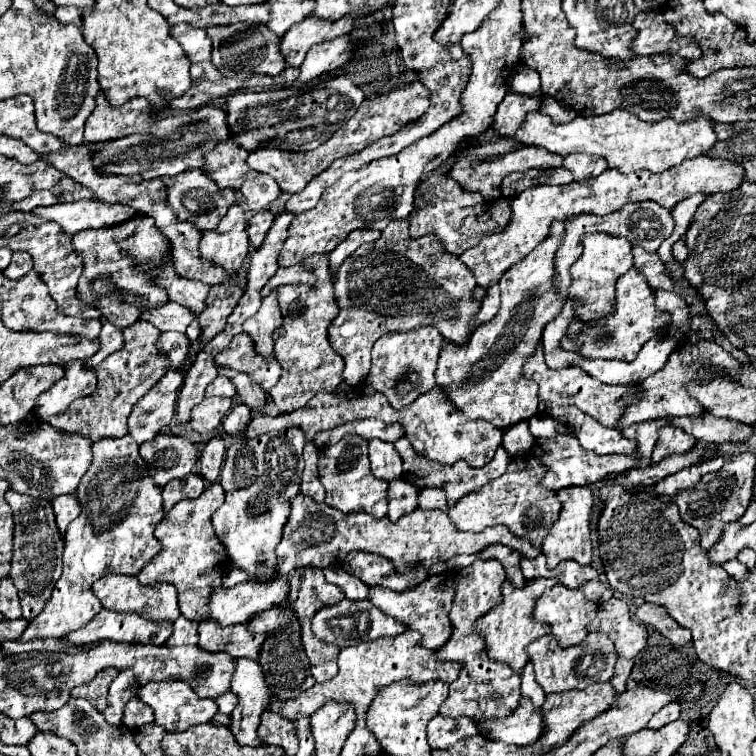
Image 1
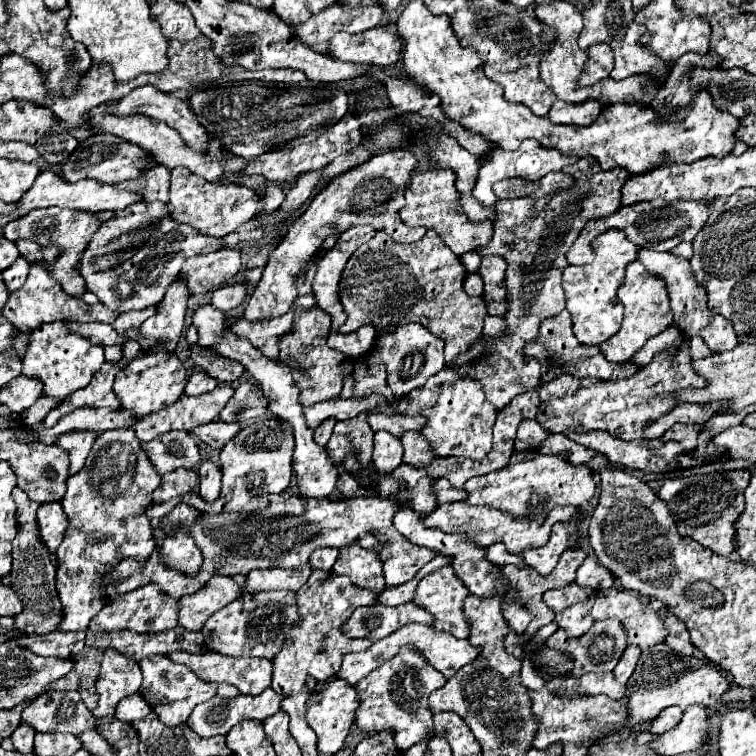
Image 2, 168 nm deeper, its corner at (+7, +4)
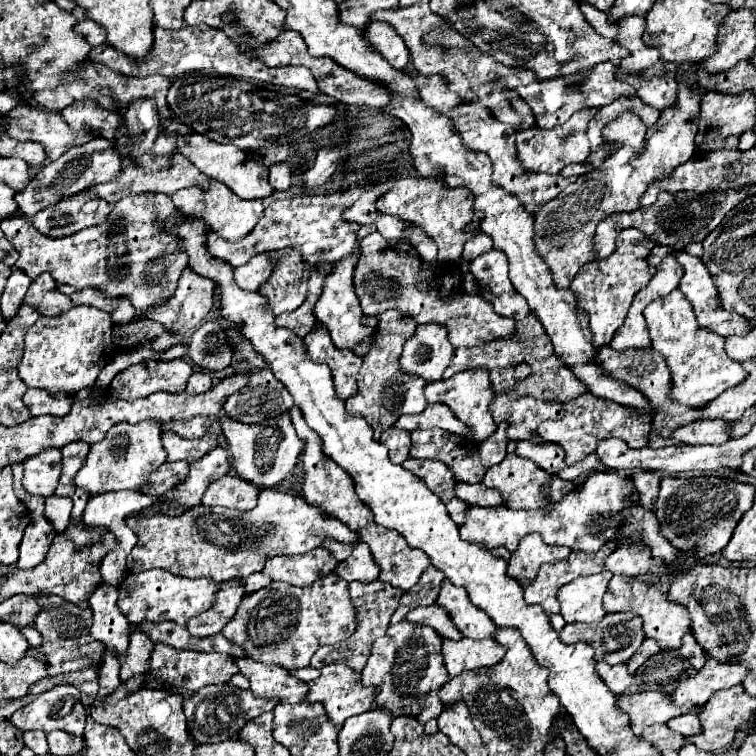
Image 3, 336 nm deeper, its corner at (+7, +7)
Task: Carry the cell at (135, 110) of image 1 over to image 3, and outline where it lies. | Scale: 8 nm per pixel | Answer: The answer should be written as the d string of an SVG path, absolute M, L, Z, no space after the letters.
M192 132L186 138L184 136L178 138L178 152L206 176L224 182L240 198L264 198L272 194L272 186L268 184L268 168L262 166L258 160L252 160L252 156L244 154L240 148L220 144L220 142L208 140L198 132Z

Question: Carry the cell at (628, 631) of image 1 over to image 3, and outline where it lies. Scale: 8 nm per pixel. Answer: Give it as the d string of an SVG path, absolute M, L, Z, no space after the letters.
M612 576L608 582L608 590L604 594L604 610L614 612L636 612L642 618L642 628L646 638L654 638L660 642L660 648L680 648L680 638L690 630L690 620L688 620L688 610L676 602L670 602L666 594L656 590L654 586L648 586L646 582L628 578L628 576Z

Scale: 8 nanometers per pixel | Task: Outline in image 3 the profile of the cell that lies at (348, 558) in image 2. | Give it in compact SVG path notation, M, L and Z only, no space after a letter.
M356 544L352 554L336 566L336 574L346 582L372 582L378 578L378 570L380 568L376 568L376 562L372 560L372 554L368 552L366 544Z

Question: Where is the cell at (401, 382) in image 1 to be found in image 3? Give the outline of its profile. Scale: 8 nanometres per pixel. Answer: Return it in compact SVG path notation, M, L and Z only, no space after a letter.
M420 324L402 348L400 370L420 376L426 382L440 380L452 354L454 346L448 342L448 332L444 326Z

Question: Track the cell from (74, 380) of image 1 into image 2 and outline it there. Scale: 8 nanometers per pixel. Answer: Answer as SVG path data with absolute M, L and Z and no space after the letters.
M54 321L54 323L42 323L36 327L30 337L24 351L24 375L30 375L44 383L44 395L48 397L68 397L70 393L84 389L94 373L100 371L104 363L104 345L94 343L84 335L76 335L68 329L66 321Z

